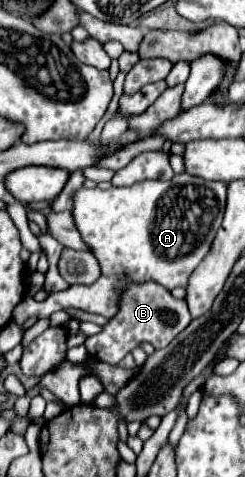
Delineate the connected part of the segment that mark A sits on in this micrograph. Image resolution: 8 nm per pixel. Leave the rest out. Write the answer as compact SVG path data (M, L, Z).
M176 174L168 182L140 182L136 186L128 188L80 188L74 196L74 218L76 228L80 230L84 242L88 242L92 254L98 258L102 268L102 278L98 278L92 286L70 286L64 290L64 302L44 302L40 304L42 314L40 318L48 318L52 312L62 310L60 306L70 306L66 294L84 294L84 310L102 314L106 318L112 318L116 314L118 306L118 294L122 290L122 278L130 282L144 282L154 280L166 286L168 290L176 286L186 286L188 276L192 270L200 264L200 260L206 256L212 238L216 236L216 230L222 224L222 214L226 208L226 182L208 182L198 176L190 174Z

